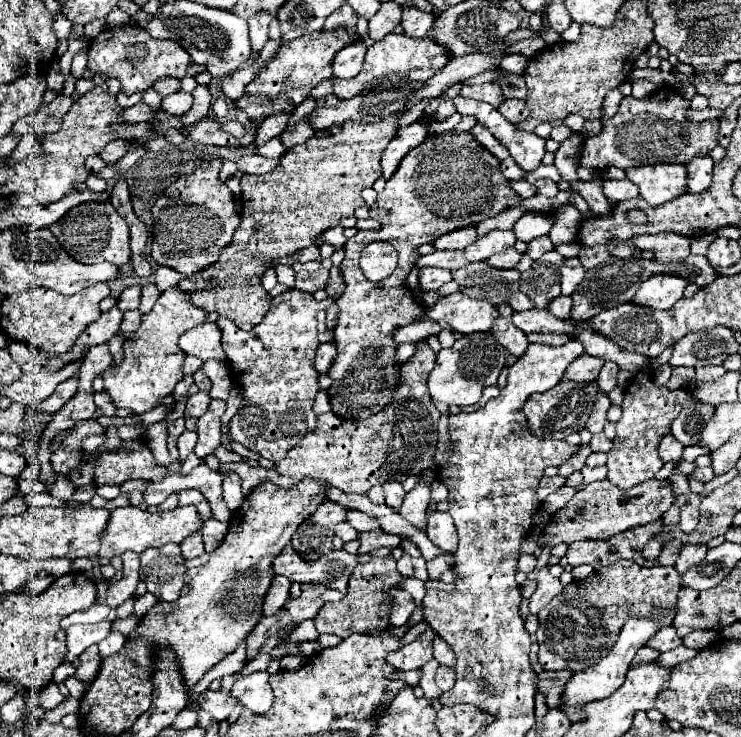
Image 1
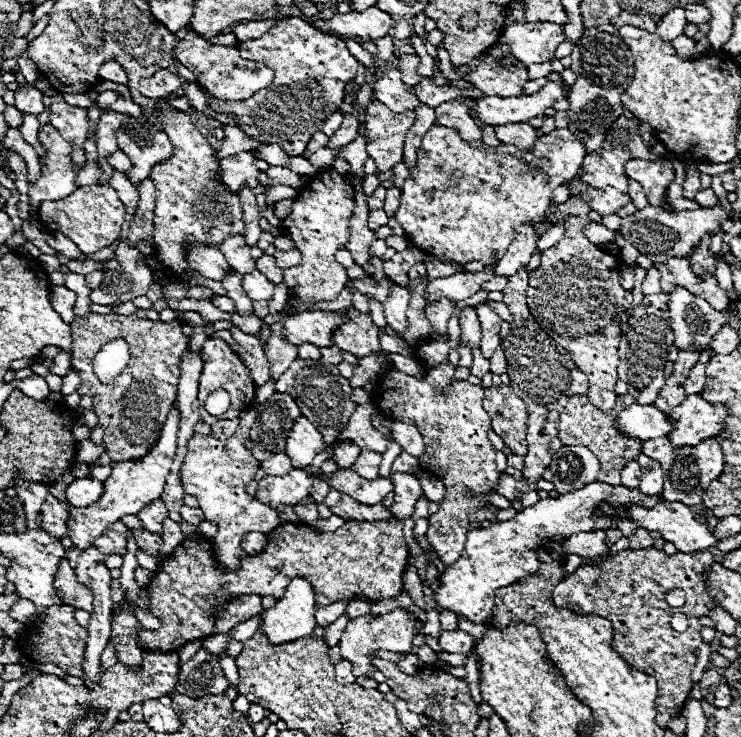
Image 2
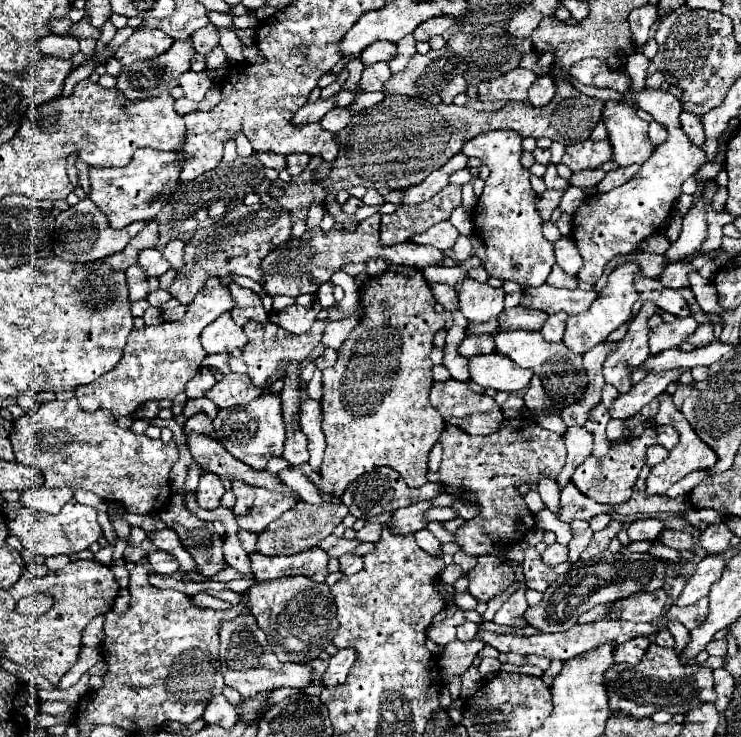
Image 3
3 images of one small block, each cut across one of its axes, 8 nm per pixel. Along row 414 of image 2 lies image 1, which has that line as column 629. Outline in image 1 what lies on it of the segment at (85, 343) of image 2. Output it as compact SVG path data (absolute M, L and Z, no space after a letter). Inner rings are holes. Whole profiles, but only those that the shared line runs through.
M662 86L664 90L636 100L626 96L610 120L604 122L604 128L598 136L586 138L580 166L590 170L604 170L608 166L616 168L634 168L656 162L678 162L690 160L692 156L708 156L712 148L718 144L718 120L706 120L700 124L692 124L686 120L684 112L690 108L672 86Z

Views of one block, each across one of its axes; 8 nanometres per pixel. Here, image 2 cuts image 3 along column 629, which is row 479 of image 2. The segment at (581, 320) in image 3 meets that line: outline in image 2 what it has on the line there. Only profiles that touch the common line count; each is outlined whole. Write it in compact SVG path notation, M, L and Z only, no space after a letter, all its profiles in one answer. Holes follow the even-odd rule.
M292 468L284 476L266 476L258 482L256 498L268 506L274 506L276 510L280 504L298 504L300 500L312 494L312 486L320 478L322 472L318 472L316 476L308 476L306 468L304 470Z

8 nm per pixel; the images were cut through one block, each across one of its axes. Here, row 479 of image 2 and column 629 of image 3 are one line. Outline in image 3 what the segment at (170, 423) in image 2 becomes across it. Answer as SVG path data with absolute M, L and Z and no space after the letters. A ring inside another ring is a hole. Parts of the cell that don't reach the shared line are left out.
M606 102L602 118L608 128L608 140L612 142L612 160L618 166L644 164L652 156L656 146L648 140L648 122L636 116L636 108Z

